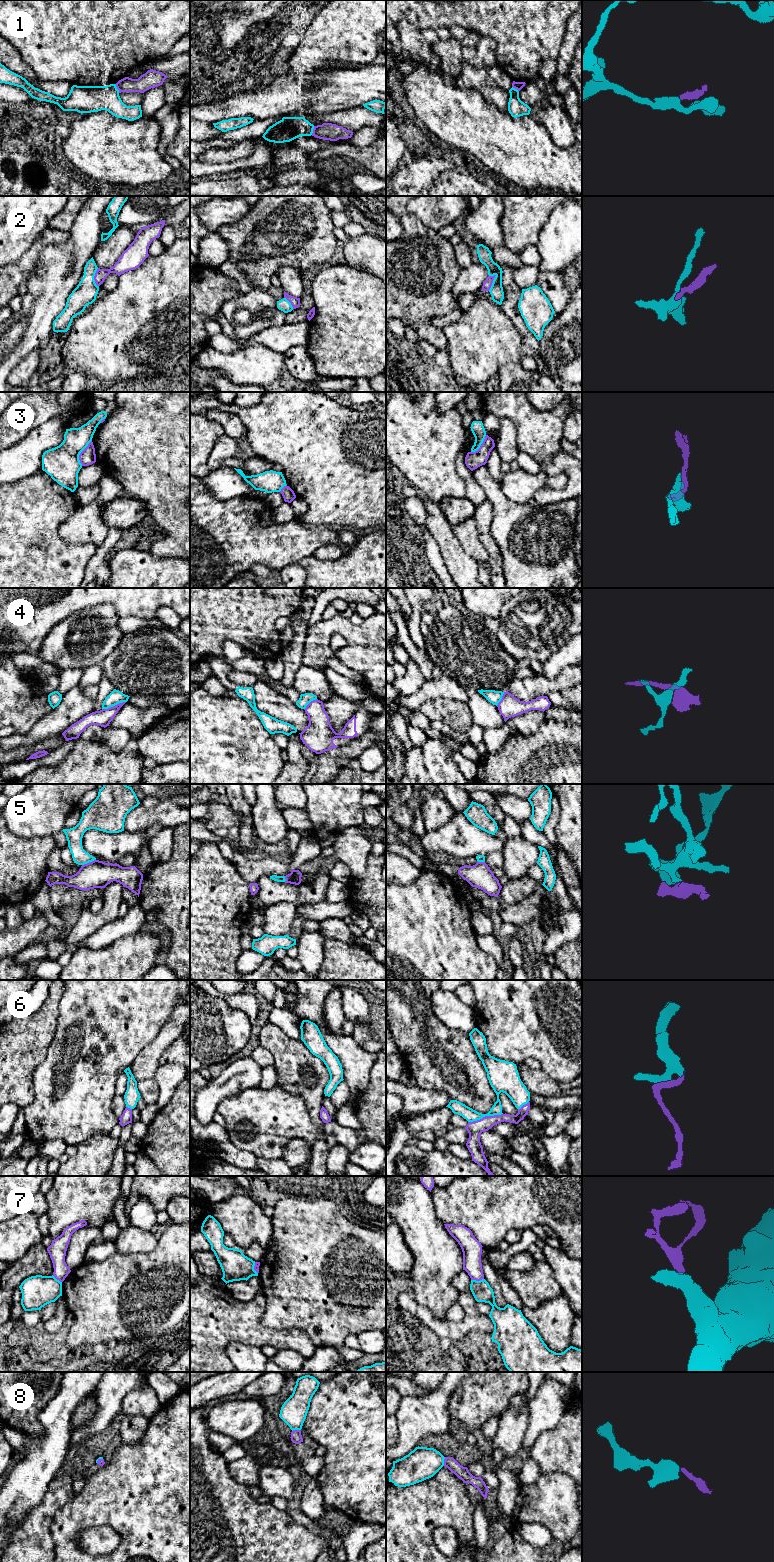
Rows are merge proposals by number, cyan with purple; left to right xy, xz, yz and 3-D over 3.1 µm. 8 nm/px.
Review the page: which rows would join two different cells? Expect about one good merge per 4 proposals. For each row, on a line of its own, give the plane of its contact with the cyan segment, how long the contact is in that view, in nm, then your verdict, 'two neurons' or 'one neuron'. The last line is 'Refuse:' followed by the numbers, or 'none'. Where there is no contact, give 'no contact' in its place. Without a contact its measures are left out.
1: xy | 80 nm | two neurons
2: yz | 150 nm | two neurons
3: xy | 220 nm | two neurons
4: xy | 200 nm | two neurons
5: xy | 120 nm | two neurons
6: yz | 280 nm | one neuron
7: yz | 110 nm | two neurons
8: xz | 70 nm | one neuron
Refuse: 1, 2, 3, 4, 5, 7

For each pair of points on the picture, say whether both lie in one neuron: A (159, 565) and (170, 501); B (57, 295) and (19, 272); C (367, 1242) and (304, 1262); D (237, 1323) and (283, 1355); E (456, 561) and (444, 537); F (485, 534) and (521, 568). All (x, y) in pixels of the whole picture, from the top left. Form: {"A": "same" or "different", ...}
{"A": "different", "B": "different", "C": "same", "D": "different", "E": "same", "F": "different"}

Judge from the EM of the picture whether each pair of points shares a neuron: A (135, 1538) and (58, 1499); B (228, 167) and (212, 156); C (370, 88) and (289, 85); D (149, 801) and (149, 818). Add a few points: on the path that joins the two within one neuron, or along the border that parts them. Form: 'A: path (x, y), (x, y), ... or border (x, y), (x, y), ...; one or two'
A: border (75, 1493), (55, 1513), (51, 1522); two
B: border (245, 158), (225, 162), (202, 162), (200, 160); two
C: path (350, 88), (336, 90), (331, 94), (309, 94); one
D: border (159, 801), (153, 807), (142, 807), (139, 804); two

